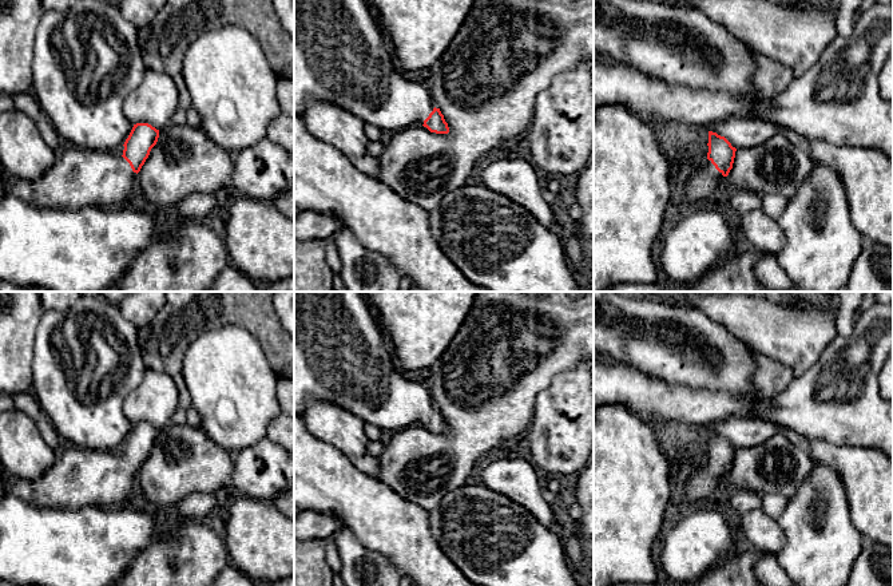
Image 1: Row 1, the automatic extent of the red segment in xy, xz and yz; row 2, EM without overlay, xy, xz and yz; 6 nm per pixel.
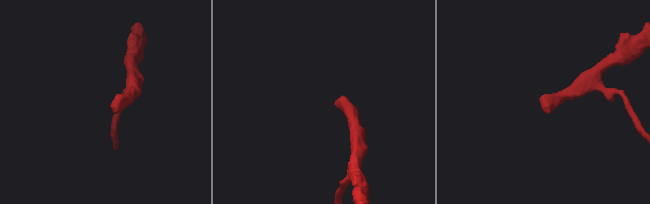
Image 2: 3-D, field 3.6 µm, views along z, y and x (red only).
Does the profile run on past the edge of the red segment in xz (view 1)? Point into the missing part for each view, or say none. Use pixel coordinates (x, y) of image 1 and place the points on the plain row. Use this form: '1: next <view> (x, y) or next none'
1: next xz (341, 355)

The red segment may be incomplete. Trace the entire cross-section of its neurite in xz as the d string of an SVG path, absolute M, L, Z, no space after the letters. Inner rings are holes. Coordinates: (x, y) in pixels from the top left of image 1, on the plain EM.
M294 292L294 413L301 415L311 400L332 401L388 433L410 425L449 432L428 385L408 380L398 371L364 292Z

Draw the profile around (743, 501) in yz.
M737 490L731 498L733 507L742 515L761 508L762 496L749 490Z

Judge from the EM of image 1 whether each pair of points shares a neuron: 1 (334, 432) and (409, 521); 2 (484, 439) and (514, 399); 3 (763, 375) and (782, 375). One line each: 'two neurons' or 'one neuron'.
1: two neurons
2: one neuron
3: one neuron

